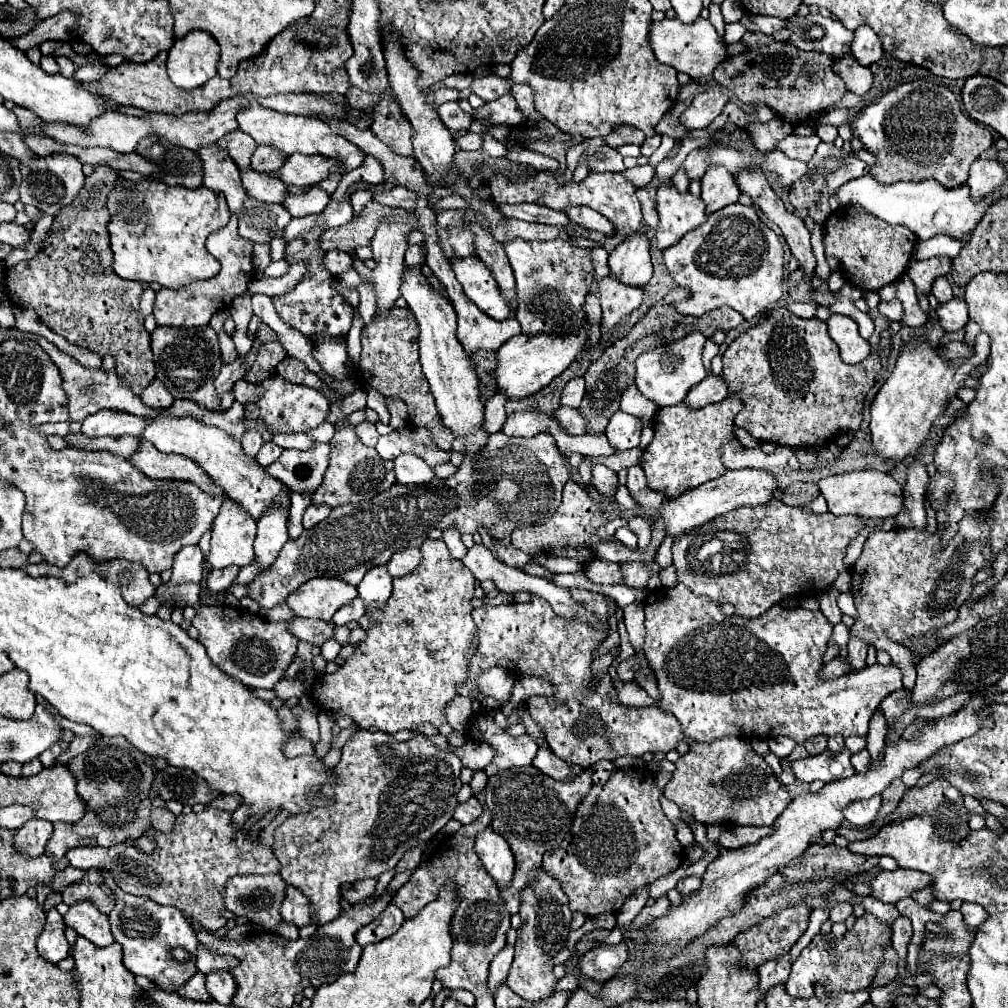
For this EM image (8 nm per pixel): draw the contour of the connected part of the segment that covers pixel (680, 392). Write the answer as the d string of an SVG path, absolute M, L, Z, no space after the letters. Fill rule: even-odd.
M690 333L680 341L670 345L660 345L636 359L636 387L644 397L648 397L656 407L668 407L684 401L688 391L706 377L706 367L702 363L702 347L706 337L702 333ZM674 359L674 365L670 363Z

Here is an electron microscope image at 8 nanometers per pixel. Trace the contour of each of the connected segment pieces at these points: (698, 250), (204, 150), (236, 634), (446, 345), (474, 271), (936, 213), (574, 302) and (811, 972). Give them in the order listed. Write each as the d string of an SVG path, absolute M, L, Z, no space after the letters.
M740 203L710 213L704 225L662 251L662 261L674 281L692 293L690 299L676 303L686 315L700 317L710 309L728 305L744 319L752 319L788 293L780 237L758 219L754 207Z
M216 143L196 149L198 157L202 159L202 177L204 185L212 191L218 191L226 197L228 207L232 213L242 209L242 201L246 199L246 191L242 189L240 169L230 161L226 149L220 149Z
M200 605L196 611L192 625L198 629L198 641L206 647L212 663L250 689L274 689L296 655L298 639L286 629L286 623L268 621L234 607Z
M420 269L404 271L400 293L406 299L408 307L414 311L416 321L420 325L420 363L430 383L430 391L436 397L438 413L442 415L444 425L450 427L456 437L466 439L466 453L474 453L478 447L486 443L488 435L482 431L484 405L480 399L478 377L474 373L474 365L470 365L468 353L456 339L456 311L444 297L430 289Z
M476 255L464 259L454 257L452 271L456 273L456 279L460 281L466 297L480 311L484 311L492 319L506 319L506 315L510 315L510 307L502 299L498 283L494 281L492 271L484 261L480 261Z
M864 175L864 177L858 177L858 179L842 185L836 191L836 195L842 205L850 205L850 203L860 205L866 211L874 213L876 217L884 219L886 223L892 223L892 225L900 223L900 225L910 227L918 239L930 239L940 233L954 237L954 239L964 239L966 235L970 235L976 229L976 225L982 221L982 217L990 209L990 201L986 197L972 199L970 189L966 185L948 189L934 179L926 179L926 181L918 181L918 183L900 181L894 185L882 185L882 183L874 181L872 177Z
M512 239L504 243L506 255L516 275L518 309L516 319L522 325L522 333L572 333L580 327L586 315L582 305L586 299L586 277L594 273L590 249L572 247L570 241L524 241Z
M864 913L862 917L856 919L854 927L848 929L842 937L834 937L830 933L814 935L810 945L792 963L792 973L784 987L792 997L802 997L802 999L814 995L816 983L820 983L828 993L866 989L872 983L884 959L884 949L890 947L890 943L892 943L892 927L884 925L872 913Z

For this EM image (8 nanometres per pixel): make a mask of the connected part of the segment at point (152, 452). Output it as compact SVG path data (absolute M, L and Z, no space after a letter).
M142 439L138 451L128 459L140 473L144 473L150 479L178 479L178 481L192 481L200 485L204 491L212 495L224 495L220 489L214 487L214 483L206 477L206 473L190 459L182 455L166 455L160 453L150 441Z

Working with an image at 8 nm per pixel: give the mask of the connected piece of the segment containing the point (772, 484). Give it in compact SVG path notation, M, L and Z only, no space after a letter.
M738 469L738 471L726 471L722 477L706 481L702 485L698 485L696 489L690 489L686 493L682 493L676 499L670 499L664 503L662 515L660 519L664 521L666 533L670 533L672 537L686 533L690 529L696 529L698 525L704 525L706 521L724 515L736 507L742 505L764 505L774 497L774 491L778 489L778 479L762 469Z

